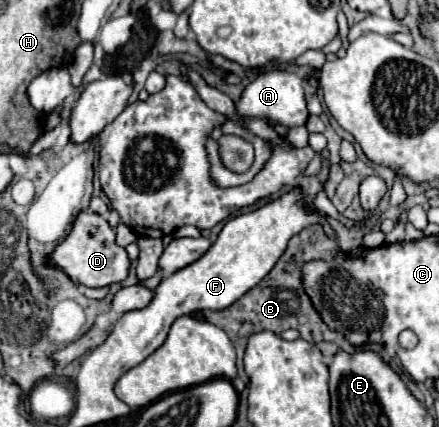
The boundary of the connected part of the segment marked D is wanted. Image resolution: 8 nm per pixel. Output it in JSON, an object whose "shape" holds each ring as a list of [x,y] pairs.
{"shape":[[[84,210],[74,222],[72,232],[62,240],[56,250],[50,254],[50,264],[62,268],[76,284],[100,288],[110,286],[114,282],[122,282],[128,276],[130,270],[130,258],[124,248],[120,248],[114,242],[116,232],[110,228],[110,224],[96,212]]]}

